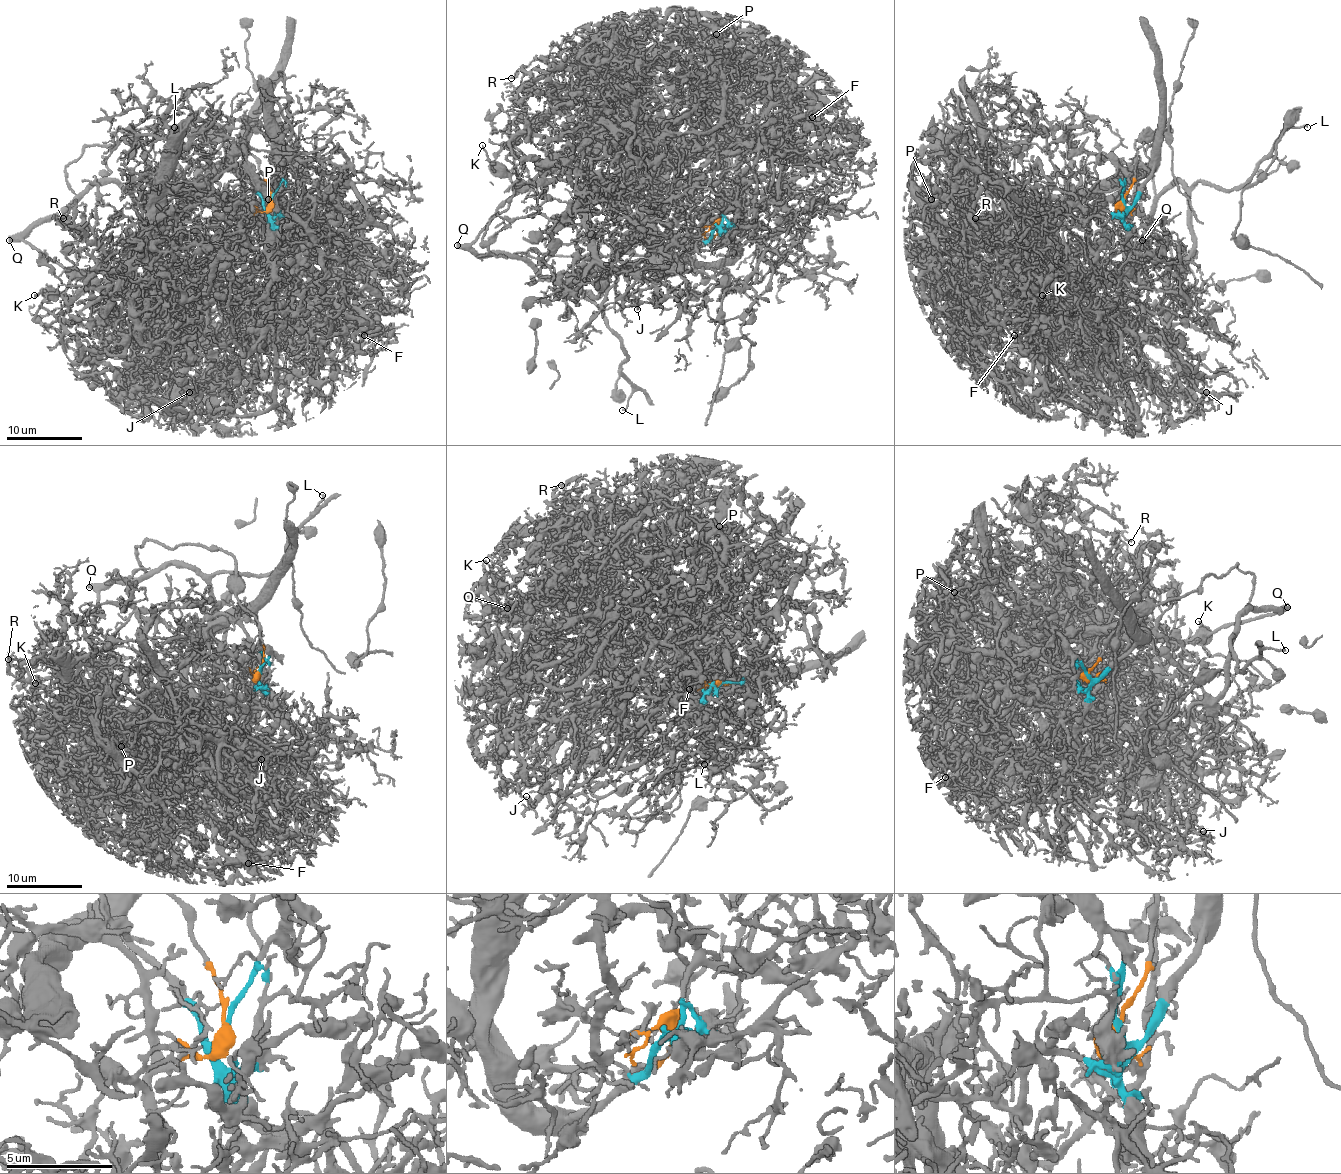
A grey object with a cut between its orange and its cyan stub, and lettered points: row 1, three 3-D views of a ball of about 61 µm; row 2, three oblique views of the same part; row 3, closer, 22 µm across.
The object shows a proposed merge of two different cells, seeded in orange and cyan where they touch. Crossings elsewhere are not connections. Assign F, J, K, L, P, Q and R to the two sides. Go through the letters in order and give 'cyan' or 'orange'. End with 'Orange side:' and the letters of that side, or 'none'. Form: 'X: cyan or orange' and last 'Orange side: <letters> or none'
F: cyan
J: cyan
K: orange
L: orange
P: cyan
Q: orange
R: cyan
Orange side: K, L, Q

